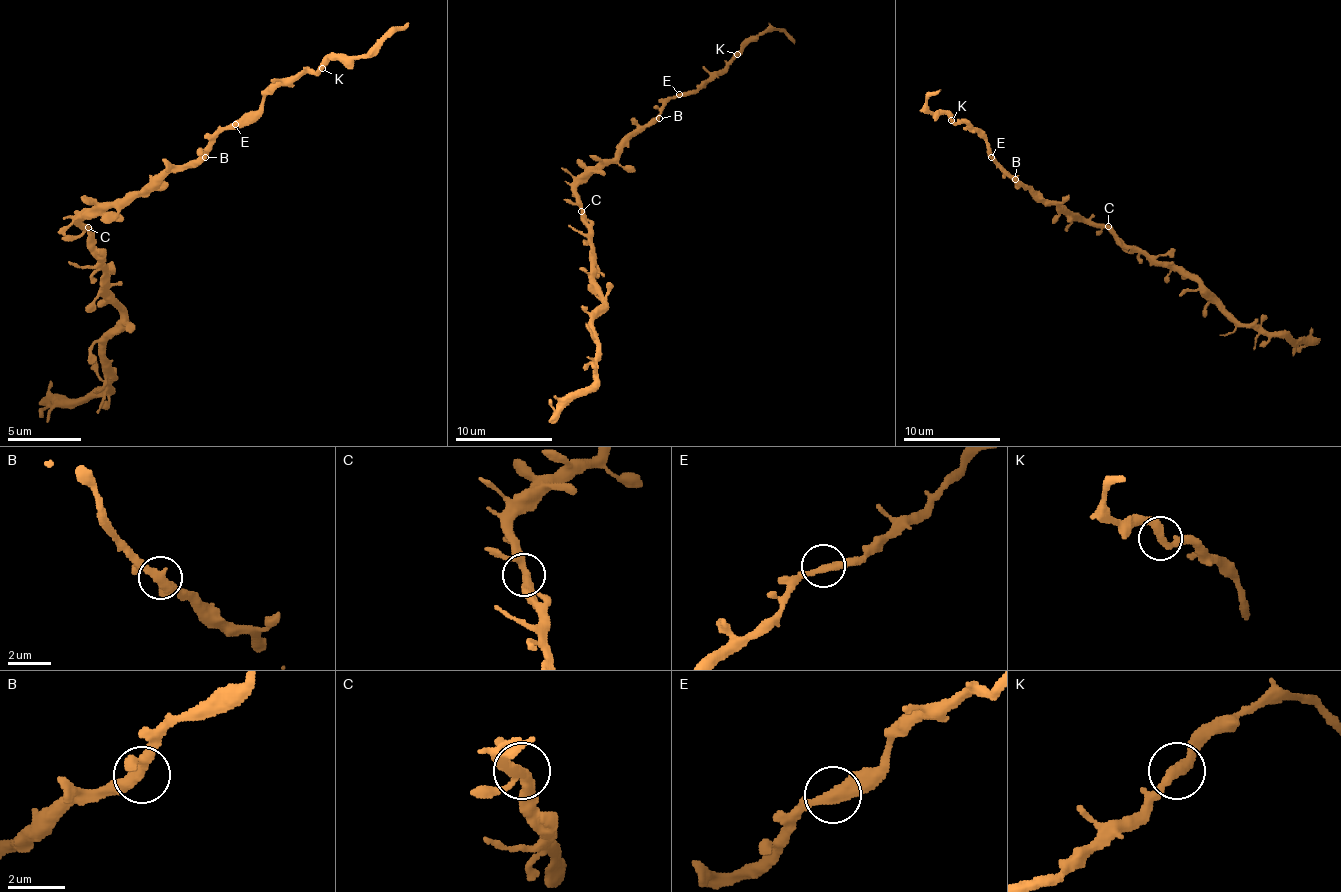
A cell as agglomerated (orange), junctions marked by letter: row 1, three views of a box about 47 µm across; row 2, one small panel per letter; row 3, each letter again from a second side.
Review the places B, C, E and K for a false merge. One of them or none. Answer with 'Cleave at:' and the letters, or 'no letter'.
Cleave at: no letter

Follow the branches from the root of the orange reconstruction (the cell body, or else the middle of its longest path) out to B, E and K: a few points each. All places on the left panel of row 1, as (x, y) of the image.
B: (88, 216), (99, 212), (106, 205), (124, 205), (135, 194), (143, 194), (165, 172), (198, 165), (205, 157)
E: (88, 216), (99, 212), (106, 205), (124, 205), (172, 168), (187, 168), (224, 128), (235, 124)
K: (88, 216), (106, 205), (124, 205), (172, 168), (187, 168), (224, 128), (242, 124), (282, 84), (323, 69)

